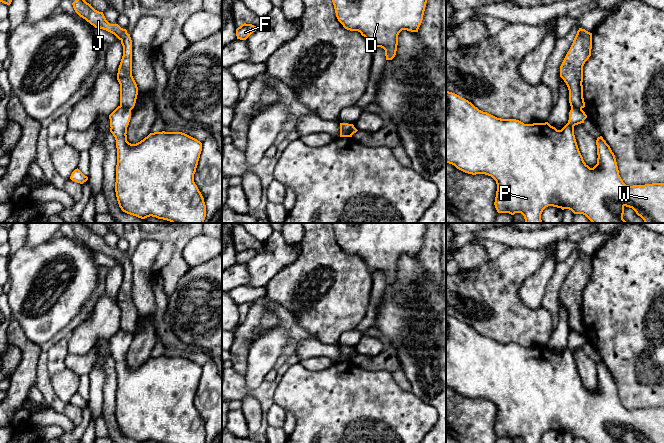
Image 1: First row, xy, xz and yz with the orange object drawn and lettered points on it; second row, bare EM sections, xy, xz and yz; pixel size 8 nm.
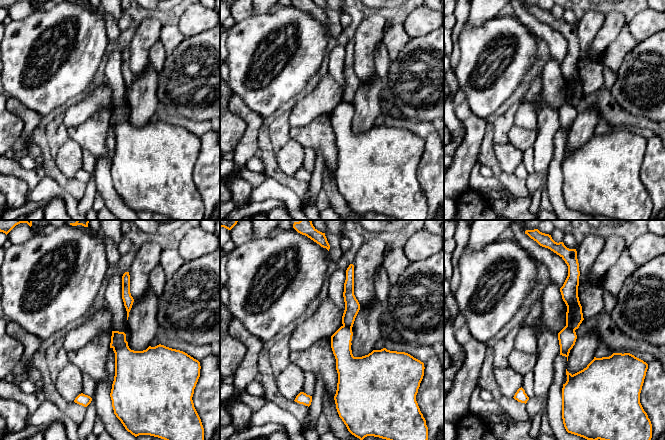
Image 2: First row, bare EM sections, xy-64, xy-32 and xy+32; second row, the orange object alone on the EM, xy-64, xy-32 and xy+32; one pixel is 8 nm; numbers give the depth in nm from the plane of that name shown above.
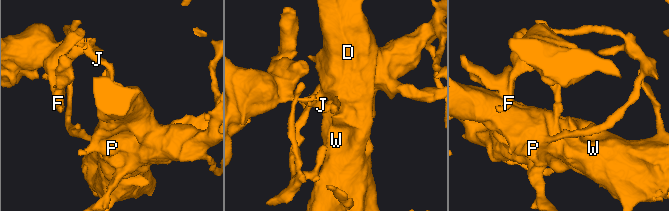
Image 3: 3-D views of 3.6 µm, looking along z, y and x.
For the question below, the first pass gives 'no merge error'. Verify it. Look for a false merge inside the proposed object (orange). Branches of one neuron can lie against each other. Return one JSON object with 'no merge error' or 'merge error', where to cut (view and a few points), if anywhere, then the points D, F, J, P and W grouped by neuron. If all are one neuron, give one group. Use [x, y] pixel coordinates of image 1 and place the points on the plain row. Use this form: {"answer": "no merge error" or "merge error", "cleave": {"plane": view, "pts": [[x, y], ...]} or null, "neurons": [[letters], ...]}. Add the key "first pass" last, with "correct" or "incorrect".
{"answer": "merge error", "cleave": {"plane": "xy", "pts": [[120, 328], [130, 334]]}, "neurons": [["D", "P", "W"], ["F", "J"]], "first pass": "incorrect"}

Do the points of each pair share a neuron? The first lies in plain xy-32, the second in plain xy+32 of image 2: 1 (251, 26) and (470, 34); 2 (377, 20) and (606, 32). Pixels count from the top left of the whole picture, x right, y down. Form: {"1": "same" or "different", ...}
{"1": "same", "2": "different"}

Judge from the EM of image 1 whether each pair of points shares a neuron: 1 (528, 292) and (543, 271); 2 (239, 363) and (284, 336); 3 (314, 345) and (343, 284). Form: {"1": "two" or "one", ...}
{"1": "one", "2": "two", "3": "two"}

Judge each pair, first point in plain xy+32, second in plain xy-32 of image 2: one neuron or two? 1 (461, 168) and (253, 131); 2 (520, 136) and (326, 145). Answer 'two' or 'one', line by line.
1: one
2: one

